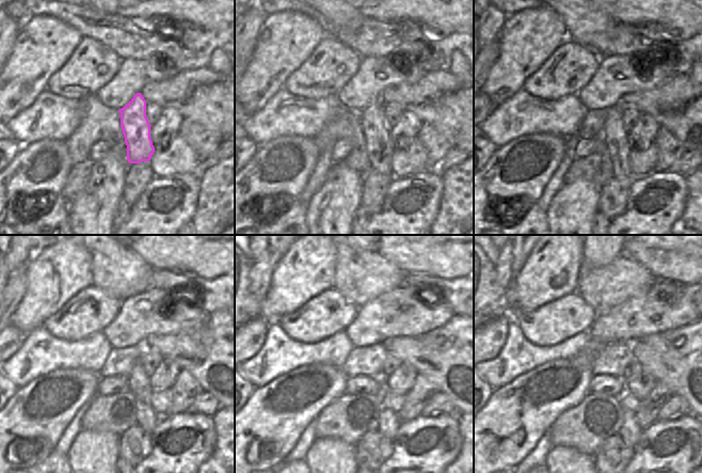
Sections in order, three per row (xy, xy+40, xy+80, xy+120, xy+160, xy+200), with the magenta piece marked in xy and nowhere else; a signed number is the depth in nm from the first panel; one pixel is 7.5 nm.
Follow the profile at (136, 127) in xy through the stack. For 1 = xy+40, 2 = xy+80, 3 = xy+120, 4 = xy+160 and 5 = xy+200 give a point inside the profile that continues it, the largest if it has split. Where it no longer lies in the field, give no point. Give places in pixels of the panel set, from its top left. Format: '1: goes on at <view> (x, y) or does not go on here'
1: goes on at xy+40 (379, 147)
2: goes on at xy+80 (616, 138)
3: goes on at xy+120 (138, 379)
4: goes on at xy+160 (388, 422)
5: goes on at xy+200 (629, 431)

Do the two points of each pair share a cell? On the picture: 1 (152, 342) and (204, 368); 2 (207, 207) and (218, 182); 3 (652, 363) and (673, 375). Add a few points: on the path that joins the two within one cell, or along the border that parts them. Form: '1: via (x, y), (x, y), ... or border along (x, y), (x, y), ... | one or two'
1: via (164, 344), (185, 348), (192, 356) | one
2: via (213, 201), (218, 196), (218, 188) | one
3: via (657, 365), (668, 372) | one

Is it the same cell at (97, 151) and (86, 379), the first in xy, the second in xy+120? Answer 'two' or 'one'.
two

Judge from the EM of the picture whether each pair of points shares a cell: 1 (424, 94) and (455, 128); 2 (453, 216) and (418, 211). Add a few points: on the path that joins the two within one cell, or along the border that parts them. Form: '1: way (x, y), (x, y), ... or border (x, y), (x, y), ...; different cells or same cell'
1: way (428, 103), (446, 120); same cell
2: border (443, 189), (439, 213), (431, 223); different cells

